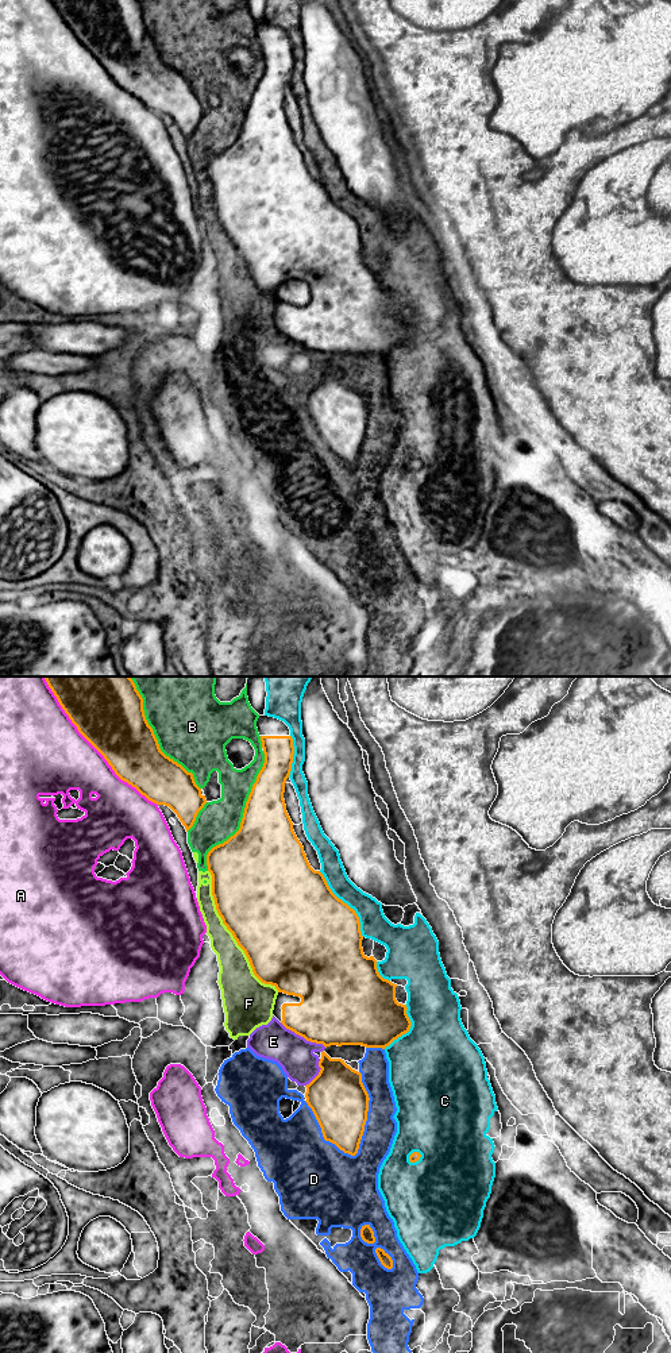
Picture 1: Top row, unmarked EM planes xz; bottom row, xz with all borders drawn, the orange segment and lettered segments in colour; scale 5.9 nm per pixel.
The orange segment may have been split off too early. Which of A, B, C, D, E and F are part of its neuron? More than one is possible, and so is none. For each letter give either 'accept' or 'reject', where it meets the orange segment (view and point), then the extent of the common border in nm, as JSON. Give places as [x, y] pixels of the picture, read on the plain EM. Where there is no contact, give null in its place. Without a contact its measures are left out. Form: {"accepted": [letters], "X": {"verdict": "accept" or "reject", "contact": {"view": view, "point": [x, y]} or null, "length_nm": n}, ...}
{"accepted": [], "A": {"verdict": "reject", "contact": {"view": "xz", "point": [100, 61]}, "length_nm": 950}, "B": {"verdict": "reject", "contact": {"view": "xz", "point": [243, 123]}, "length_nm": 800}, "C": {"verdict": "reject", "contact": {"view": "xz", "point": [346, 212]}, "length_nm": 480}, "D": {"verdict": "reject", "contact": {"view": "xz", "point": [366, 423]}, "length_nm": 500}, "E": {"verdict": "reject", "contact": {"view": "xz", "point": [303, 345]}, "length_nm": 320}, "F": {"verdict": "reject", "contact": {"view": "xz", "point": [232, 243]}, "length_nm": 850}}

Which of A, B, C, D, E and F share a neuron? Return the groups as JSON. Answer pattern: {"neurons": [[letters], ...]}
{"neurons": [["A"], ["B", "D", "E", "F"], ["C"]]}

